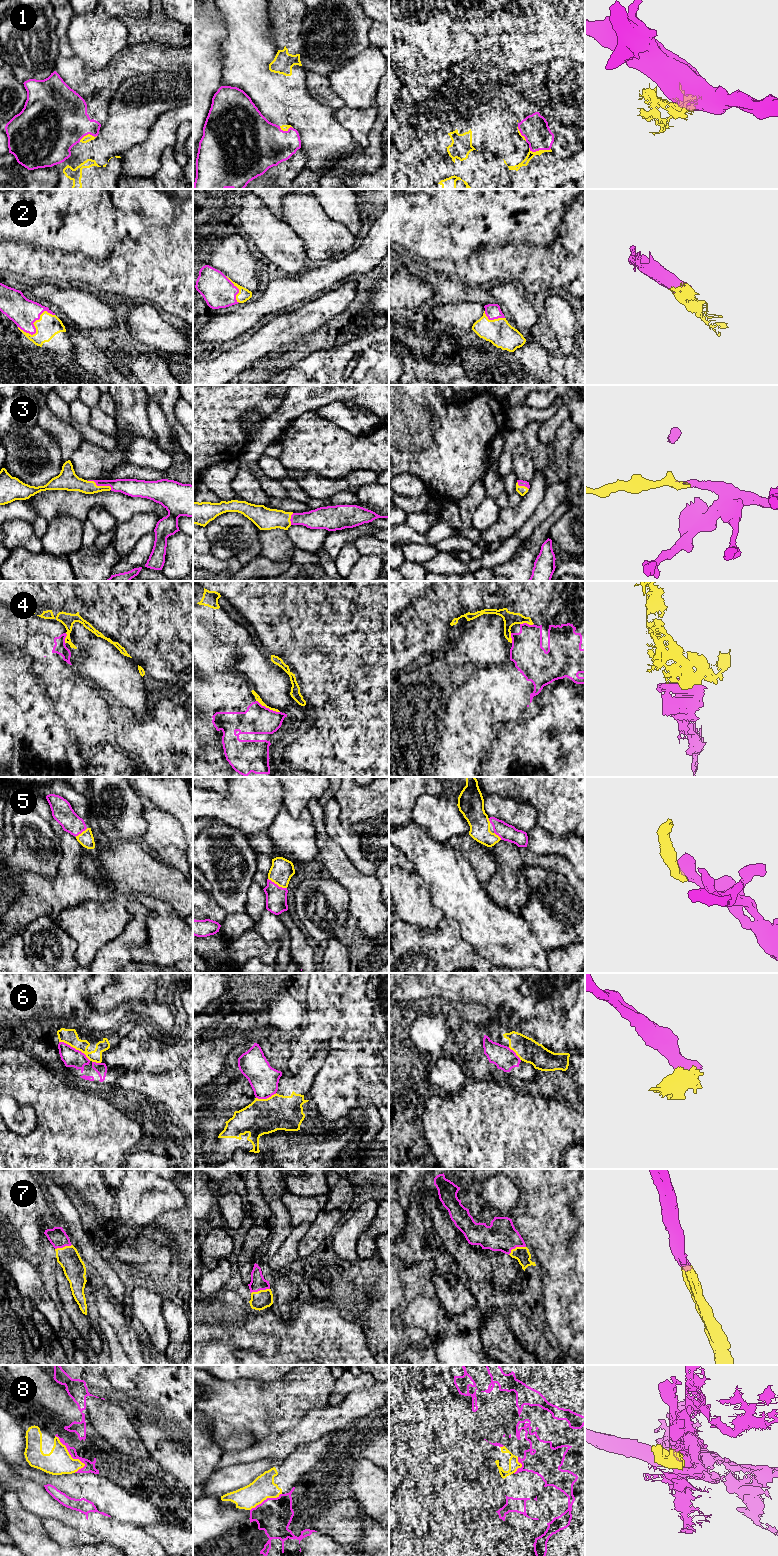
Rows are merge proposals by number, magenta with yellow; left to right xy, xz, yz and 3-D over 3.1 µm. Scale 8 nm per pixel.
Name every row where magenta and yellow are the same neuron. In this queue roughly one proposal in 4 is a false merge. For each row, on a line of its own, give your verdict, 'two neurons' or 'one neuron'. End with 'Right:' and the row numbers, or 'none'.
1: two neurons
2: one neuron
3: one neuron
4: two neurons
5: one neuron
6: two neurons
7: one neuron
8: two neurons
Right: 2, 3, 5, 7

